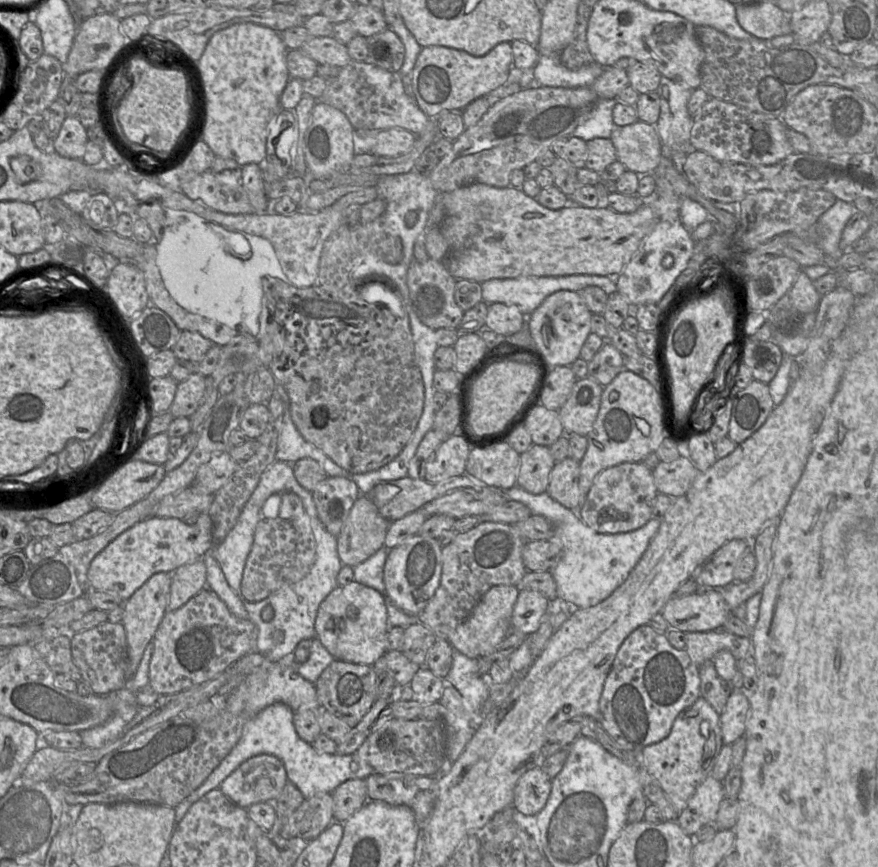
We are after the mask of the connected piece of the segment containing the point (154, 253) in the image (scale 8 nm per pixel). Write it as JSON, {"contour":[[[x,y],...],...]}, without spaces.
{"contour":[[[165,208],[165,215],[166,229],[161,241],[143,244],[144,253],[134,263],[144,276],[150,304],[166,313],[180,331],[197,332],[212,345],[223,347],[237,334],[257,339],[263,297],[261,278],[270,275],[290,283],[272,243],[242,231],[225,228],[211,230],[211,222],[192,212]]]}

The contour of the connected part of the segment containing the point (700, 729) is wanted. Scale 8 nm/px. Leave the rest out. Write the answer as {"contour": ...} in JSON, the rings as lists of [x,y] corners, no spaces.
{"contour":[[[700,696],[689,708],[682,711],[674,720],[669,735],[663,740],[644,747],[640,755],[642,767],[656,780],[666,797],[678,812],[682,812],[688,804],[688,801],[694,794],[698,785],[707,777],[708,764],[717,758],[724,742],[720,727],[720,715],[716,713],[713,707],[706,699]]]}

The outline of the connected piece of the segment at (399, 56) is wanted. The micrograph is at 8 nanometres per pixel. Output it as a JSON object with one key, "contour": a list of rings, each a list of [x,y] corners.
{"contour":[[[391,29],[367,37],[368,55],[365,62],[392,72],[399,72],[405,58],[405,46]]]}

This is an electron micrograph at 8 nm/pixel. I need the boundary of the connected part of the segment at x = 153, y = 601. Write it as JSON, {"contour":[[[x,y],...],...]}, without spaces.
{"contour":[[[158,572],[152,575],[135,593],[124,602],[124,625],[127,637],[129,656],[129,679],[135,674],[141,662],[146,646],[153,640],[153,637],[168,611],[168,601],[172,573]]]}

